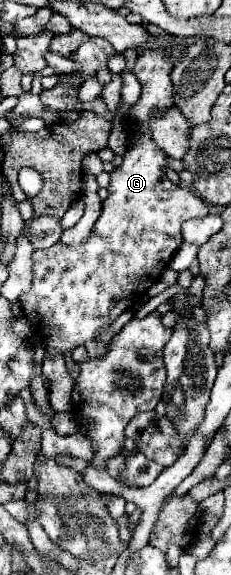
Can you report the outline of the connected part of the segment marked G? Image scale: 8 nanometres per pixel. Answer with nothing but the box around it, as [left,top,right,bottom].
[19,50,209,352]

